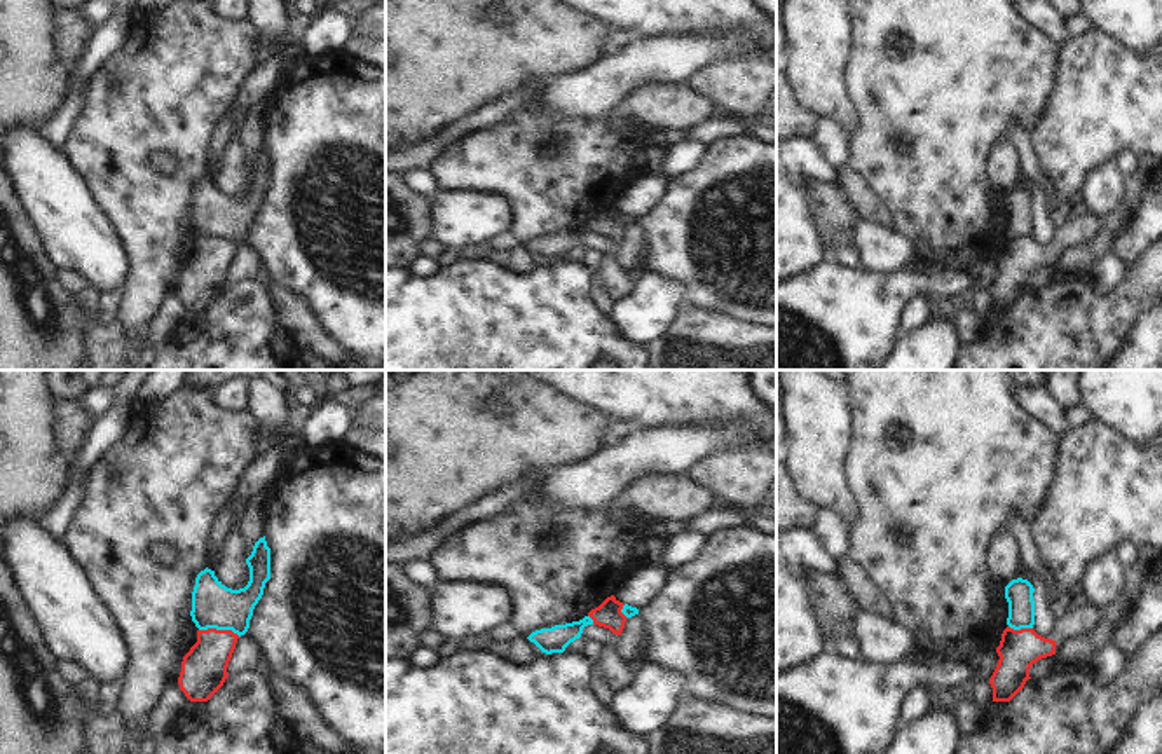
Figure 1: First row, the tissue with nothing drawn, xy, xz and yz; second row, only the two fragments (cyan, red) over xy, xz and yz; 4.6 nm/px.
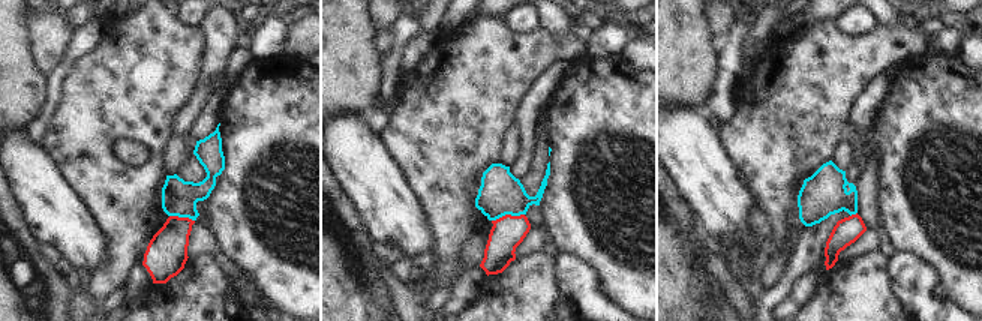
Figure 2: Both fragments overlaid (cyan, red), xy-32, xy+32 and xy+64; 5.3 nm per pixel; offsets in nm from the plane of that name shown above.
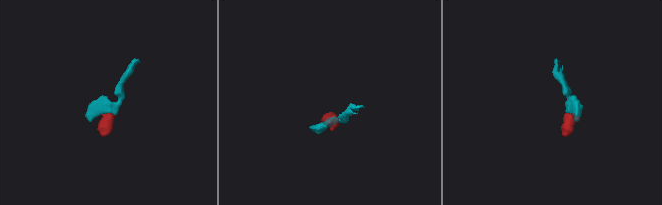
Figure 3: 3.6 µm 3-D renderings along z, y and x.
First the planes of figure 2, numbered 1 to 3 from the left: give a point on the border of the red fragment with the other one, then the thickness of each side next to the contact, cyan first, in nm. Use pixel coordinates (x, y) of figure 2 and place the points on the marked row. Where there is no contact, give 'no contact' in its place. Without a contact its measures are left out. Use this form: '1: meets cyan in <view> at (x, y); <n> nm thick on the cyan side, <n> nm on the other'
1: meets cyan in xy-32 at (182, 216); 190 nm thick on the cyan side, 220 nm on the other
2: meets cyan in xy+32 at (507, 213); 220 nm thick on the cyan side, 180 nm on the other
3: meets cyan in xy+64 at (853, 213); 240 nm thick on the cyan side, 140 nm on the other

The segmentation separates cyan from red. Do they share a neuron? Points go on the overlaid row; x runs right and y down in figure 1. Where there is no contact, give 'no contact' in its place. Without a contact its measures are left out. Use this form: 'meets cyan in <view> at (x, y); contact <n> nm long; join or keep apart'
meets cyan in xy at (220, 629); contact 190 nm long; keep apart

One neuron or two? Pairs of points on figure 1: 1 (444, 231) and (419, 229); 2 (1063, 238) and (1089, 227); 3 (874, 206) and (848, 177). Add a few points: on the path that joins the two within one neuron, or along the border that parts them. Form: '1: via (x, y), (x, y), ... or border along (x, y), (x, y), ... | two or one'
1: border along (435, 198), (431, 236) | two
2: via (1070, 234), (1082, 227) | one
3: via (868, 199), (854, 184) | one

